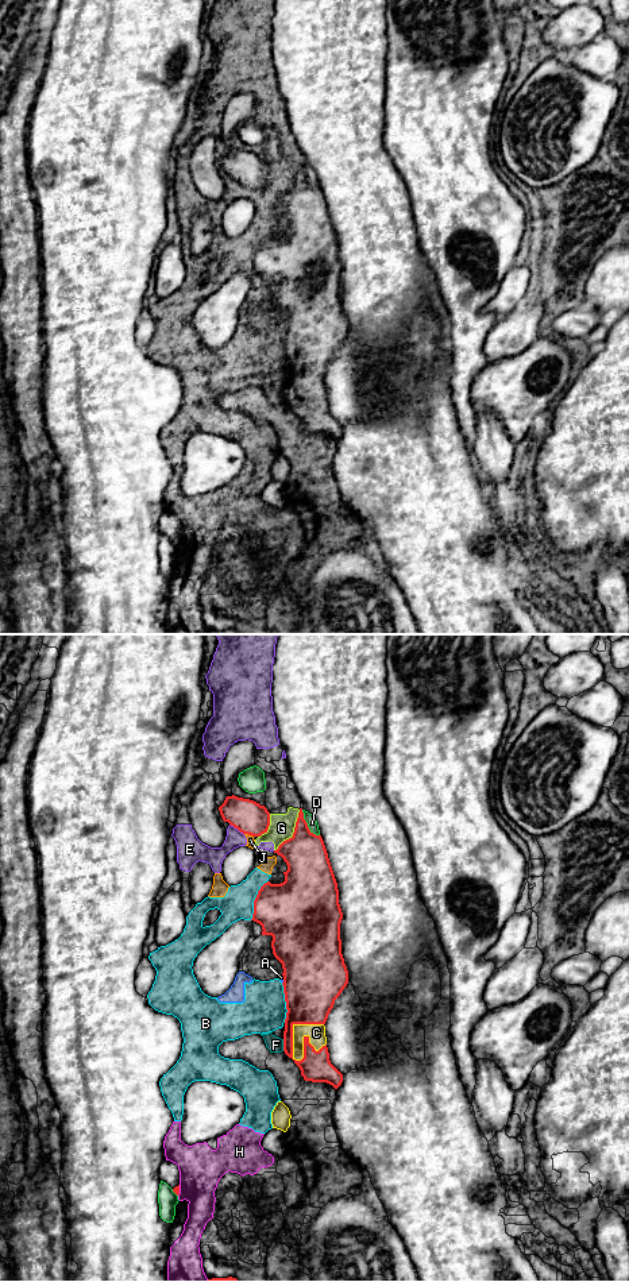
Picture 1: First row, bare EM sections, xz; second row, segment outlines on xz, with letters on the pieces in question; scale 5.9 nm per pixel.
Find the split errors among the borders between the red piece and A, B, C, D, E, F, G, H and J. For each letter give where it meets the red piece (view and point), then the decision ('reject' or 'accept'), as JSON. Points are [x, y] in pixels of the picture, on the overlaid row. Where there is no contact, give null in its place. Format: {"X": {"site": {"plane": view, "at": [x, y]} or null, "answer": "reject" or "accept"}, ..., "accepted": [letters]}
{"A": {"site": {"plane": "xz", "at": [284, 979]}, "answer": "reject"}, "B": {"site": {"plane": "xz", "at": [254, 900]}, "answer": "reject"}, "C": {"site": {"plane": "xz", "at": [292, 1028]}, "answer": "accept"}, "D": {"site": {"plane": "xz", "at": [307, 825]}, "answer": "reject"}, "E": {"site": {"plane": "xz", "at": [236, 827]}, "answer": "reject"}, "F": {"site": {"plane": "xz", "at": [284, 1045]}, "answer": "reject"}, "G": {"site": {"plane": "xz", "at": [294, 831]}, "answer": "reject"}, "H": {"site": {"plane": "xz", "at": [178, 1190]}, "answer": "reject"}, "J": {"site": {"plane": "xz", "at": [249, 834]}, "answer": "reject"}, "accepted": ["C"]}

